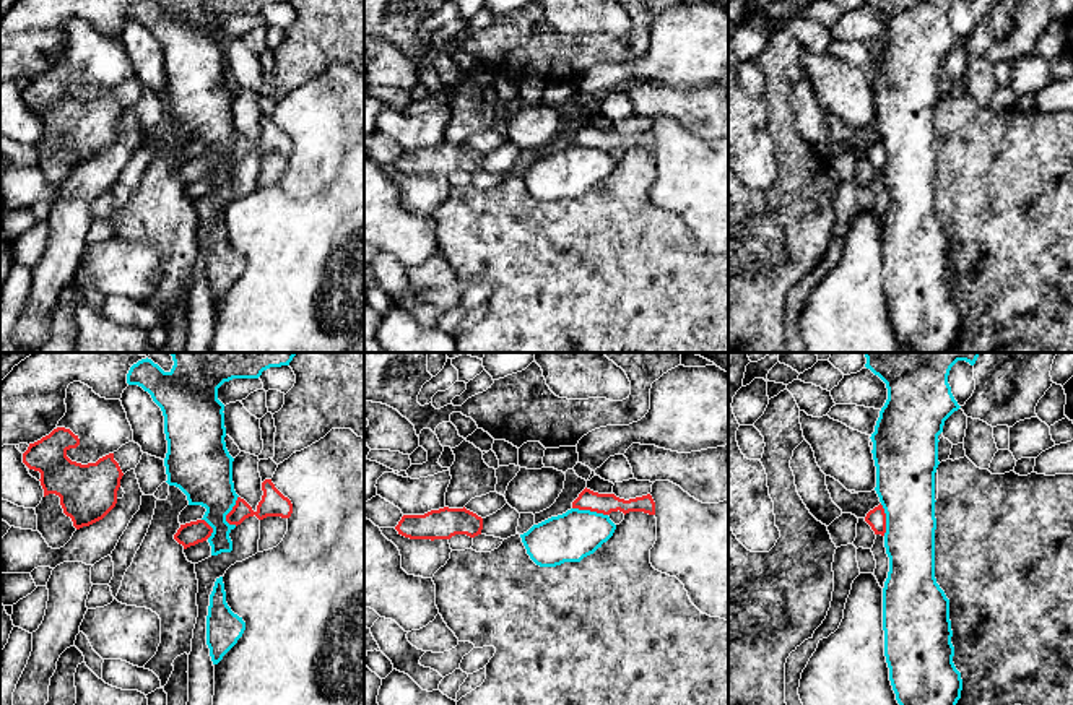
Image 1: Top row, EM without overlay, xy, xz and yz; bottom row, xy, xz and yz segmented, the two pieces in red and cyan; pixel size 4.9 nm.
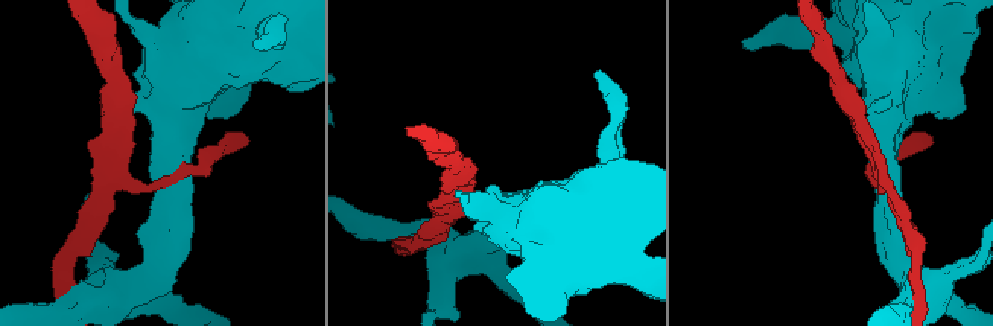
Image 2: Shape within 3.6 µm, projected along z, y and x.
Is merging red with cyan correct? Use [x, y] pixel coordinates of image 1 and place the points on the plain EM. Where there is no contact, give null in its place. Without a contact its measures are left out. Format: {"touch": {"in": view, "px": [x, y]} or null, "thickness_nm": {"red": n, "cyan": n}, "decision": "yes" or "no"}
{"touch": {"in": "xz", "px": [590, 147]}, "thickness_nm": {"red": 100, "cyan": 240}, "decision": "yes"}

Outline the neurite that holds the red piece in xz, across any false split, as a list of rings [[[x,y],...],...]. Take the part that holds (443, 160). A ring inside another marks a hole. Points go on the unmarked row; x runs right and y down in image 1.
[[[444,143],[424,151],[403,151],[395,166],[410,175],[450,175],[455,171],[475,174],[481,171],[483,154],[465,143]]]

